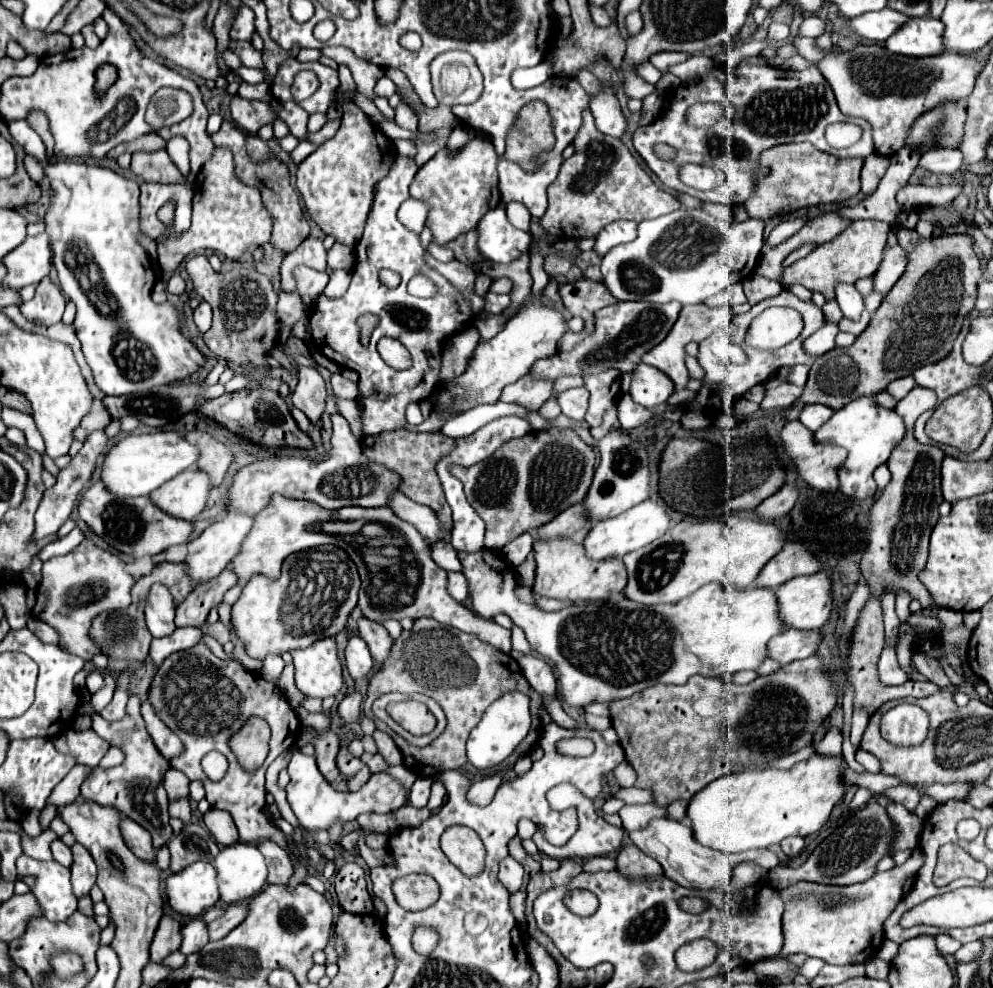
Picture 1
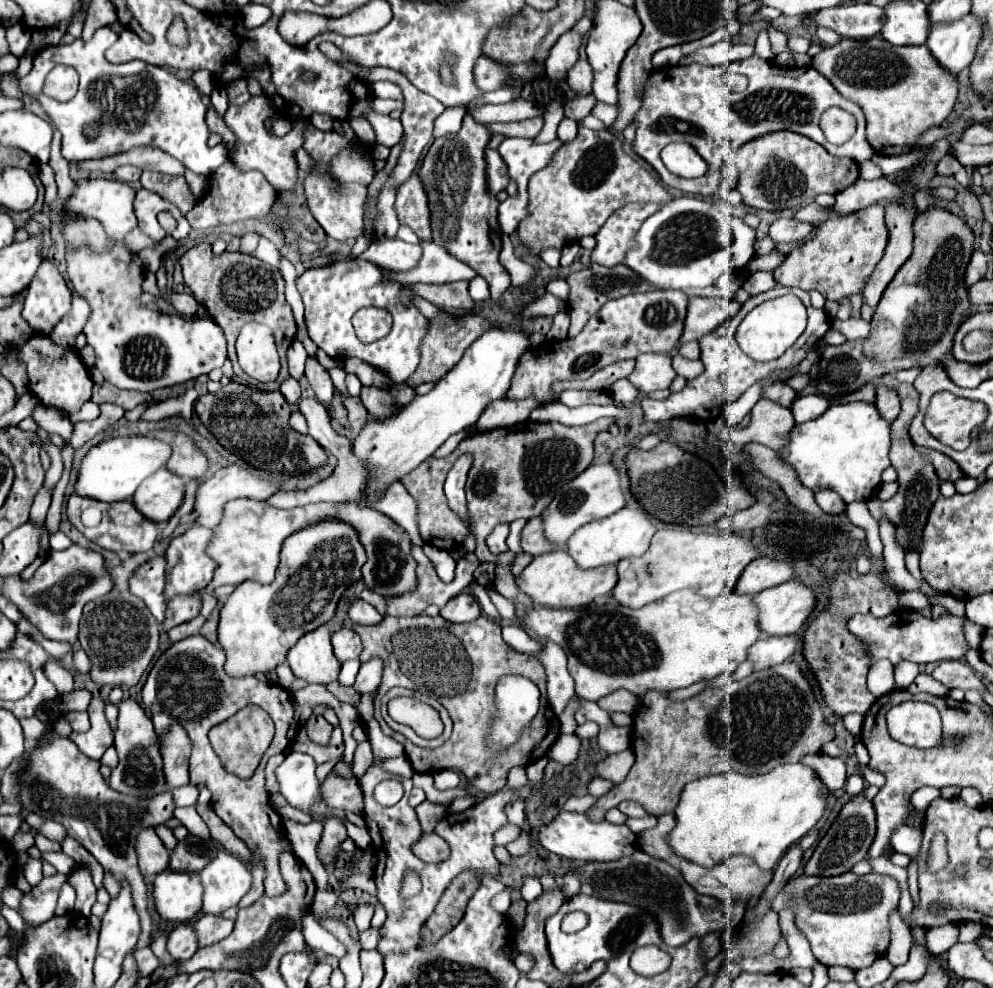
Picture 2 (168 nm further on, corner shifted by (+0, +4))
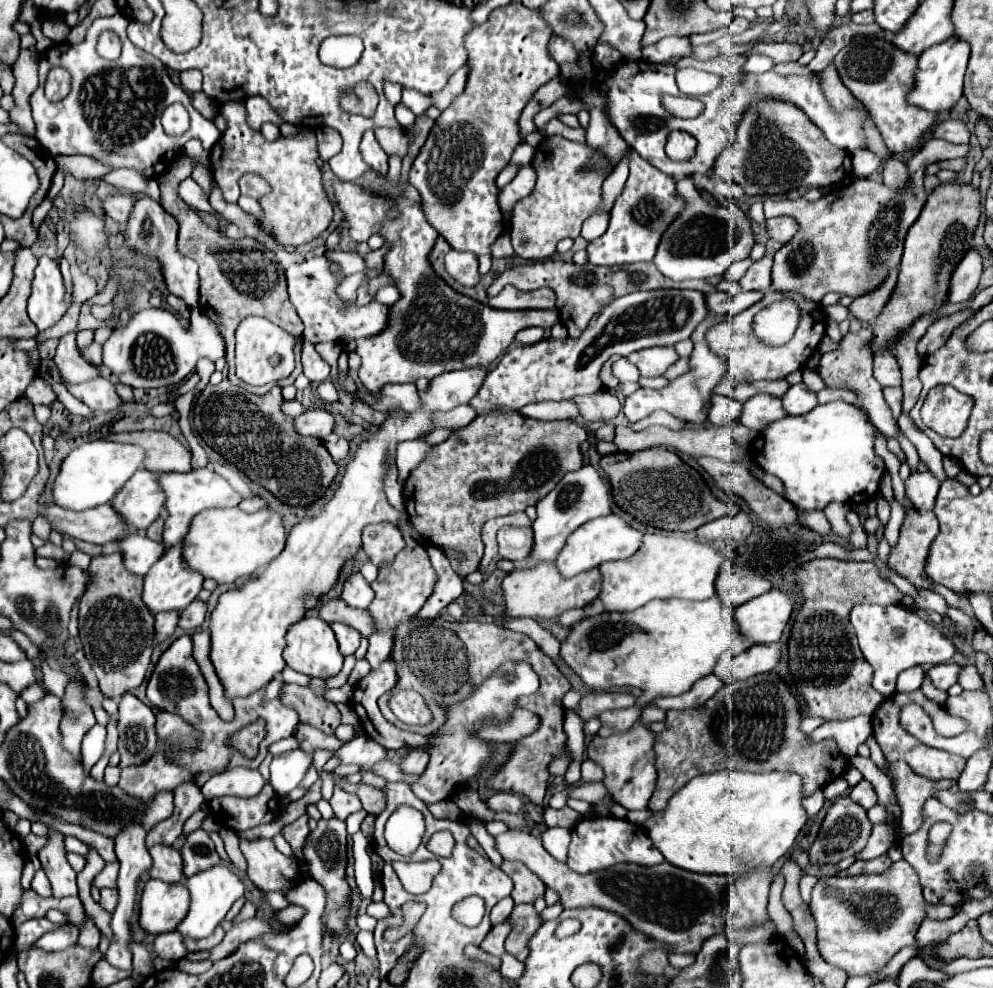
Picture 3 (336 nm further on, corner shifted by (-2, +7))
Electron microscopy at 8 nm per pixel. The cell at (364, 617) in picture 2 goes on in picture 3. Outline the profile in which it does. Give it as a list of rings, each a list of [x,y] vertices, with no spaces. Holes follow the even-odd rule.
[[[352,572],[344,582],[340,598],[344,598],[344,602],[348,602],[352,608],[368,608],[374,600],[374,590],[360,572]]]

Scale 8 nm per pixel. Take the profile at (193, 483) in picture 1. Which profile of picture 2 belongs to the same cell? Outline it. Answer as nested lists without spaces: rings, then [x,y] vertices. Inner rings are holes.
[[[160,469],[138,487],[132,501],[146,517],[168,521],[184,501],[184,481],[176,473]]]

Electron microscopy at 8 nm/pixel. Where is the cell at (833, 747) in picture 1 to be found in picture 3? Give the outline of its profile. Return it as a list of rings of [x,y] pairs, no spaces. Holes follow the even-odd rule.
[[[877,803],[870,810],[868,810],[868,818],[873,825],[878,823],[885,823],[887,821],[887,813],[885,807]]]

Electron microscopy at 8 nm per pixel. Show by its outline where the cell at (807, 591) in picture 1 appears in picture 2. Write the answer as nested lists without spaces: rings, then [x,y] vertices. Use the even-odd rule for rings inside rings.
[[[796,579],[754,595],[754,601],[760,609],[764,635],[798,633],[816,609],[814,591]]]

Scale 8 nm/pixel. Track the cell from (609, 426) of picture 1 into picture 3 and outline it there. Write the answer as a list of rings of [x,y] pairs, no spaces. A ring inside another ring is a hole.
[[[624,356],[622,358],[618,358],[616,362],[614,362],[614,374],[618,376],[618,380],[624,384],[624,382],[638,382],[638,370],[636,370],[636,366],[632,366]]]

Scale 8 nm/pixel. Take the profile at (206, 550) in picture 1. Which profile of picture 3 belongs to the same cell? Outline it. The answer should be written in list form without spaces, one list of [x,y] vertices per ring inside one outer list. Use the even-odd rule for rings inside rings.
[[[182,542],[172,546],[166,556],[162,556],[146,574],[144,578],[144,592],[142,600],[152,614],[170,612],[170,610],[184,610],[192,600],[196,600],[198,592],[202,590],[202,576],[198,572],[190,572],[184,568],[182,562]]]

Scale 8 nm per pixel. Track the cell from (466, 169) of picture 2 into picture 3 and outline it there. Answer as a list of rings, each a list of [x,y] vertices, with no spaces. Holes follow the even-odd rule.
[[[510,2],[508,6],[502,6],[502,8],[496,8],[488,20],[484,24],[478,24],[474,26],[466,36],[464,36],[464,46],[468,50],[468,80],[466,80],[466,88],[462,94],[458,94],[454,98],[454,102],[436,118],[434,122],[434,128],[430,130],[424,146],[420,148],[420,154],[416,156],[414,164],[412,164],[412,170],[410,170],[410,184],[422,194],[422,200],[424,200],[424,212],[426,212],[426,218],[428,222],[438,230],[438,234],[442,238],[448,240],[448,244],[454,248],[454,250],[470,250],[474,252],[476,256],[480,254],[490,254],[490,244],[504,232],[504,214],[500,212],[500,206],[498,206],[498,188],[496,188],[496,176],[500,174],[500,170],[510,162],[510,156],[514,152],[514,148],[520,144],[520,128],[518,128],[518,118],[520,118],[520,112],[522,108],[528,104],[528,100],[532,98],[532,94],[544,86],[546,82],[550,82],[554,76],[560,74],[560,68],[558,64],[550,58],[548,54],[548,40],[550,40],[552,32],[550,28],[546,26],[546,22],[540,18],[538,10],[530,10],[526,8],[522,2]]]

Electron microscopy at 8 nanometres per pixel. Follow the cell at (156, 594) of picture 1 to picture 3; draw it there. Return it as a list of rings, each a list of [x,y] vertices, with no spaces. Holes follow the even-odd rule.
[[[128,532],[116,544],[120,546],[120,552],[122,552],[122,558],[124,558],[124,566],[134,574],[146,574],[150,570],[150,566],[156,560],[160,560],[160,556],[162,556],[162,544],[150,540],[144,534]]]

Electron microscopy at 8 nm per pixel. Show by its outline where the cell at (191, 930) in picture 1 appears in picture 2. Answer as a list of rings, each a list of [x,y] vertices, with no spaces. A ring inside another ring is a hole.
[[[178,923],[176,929],[168,935],[168,951],[176,961],[186,961],[198,951],[198,939],[188,923]]]

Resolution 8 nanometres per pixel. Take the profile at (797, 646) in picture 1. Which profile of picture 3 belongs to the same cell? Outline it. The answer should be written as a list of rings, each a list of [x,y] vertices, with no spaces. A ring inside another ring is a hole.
[[[758,644],[748,650],[744,650],[738,656],[728,656],[722,654],[720,660],[716,662],[714,674],[724,682],[732,684],[738,680],[748,680],[756,674],[766,674],[770,672],[780,660],[780,644]]]

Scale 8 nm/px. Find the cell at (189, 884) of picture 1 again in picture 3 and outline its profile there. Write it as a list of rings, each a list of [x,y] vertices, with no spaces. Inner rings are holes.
[[[148,880],[142,898],[138,924],[146,934],[158,936],[172,932],[188,914],[188,890],[184,882],[166,884],[162,880]]]

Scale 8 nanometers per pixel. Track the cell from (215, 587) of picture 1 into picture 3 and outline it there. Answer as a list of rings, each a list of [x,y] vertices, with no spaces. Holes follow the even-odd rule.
[[[160,612],[154,618],[156,618],[156,624],[154,624],[156,640],[164,642],[166,638],[170,638],[174,634],[178,618],[180,618],[180,612]]]

